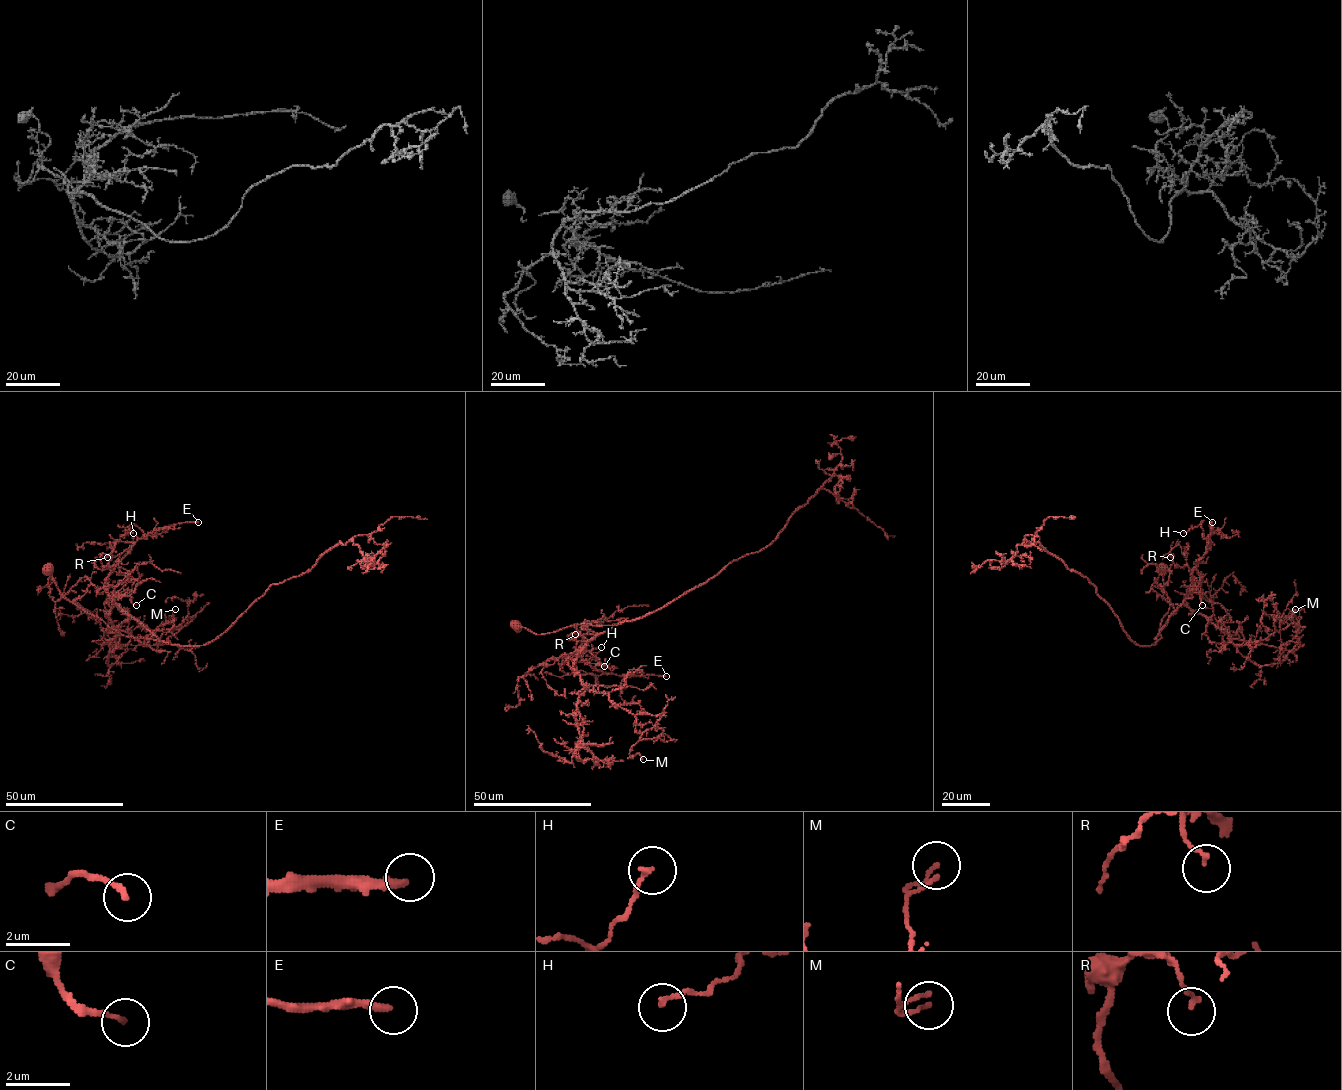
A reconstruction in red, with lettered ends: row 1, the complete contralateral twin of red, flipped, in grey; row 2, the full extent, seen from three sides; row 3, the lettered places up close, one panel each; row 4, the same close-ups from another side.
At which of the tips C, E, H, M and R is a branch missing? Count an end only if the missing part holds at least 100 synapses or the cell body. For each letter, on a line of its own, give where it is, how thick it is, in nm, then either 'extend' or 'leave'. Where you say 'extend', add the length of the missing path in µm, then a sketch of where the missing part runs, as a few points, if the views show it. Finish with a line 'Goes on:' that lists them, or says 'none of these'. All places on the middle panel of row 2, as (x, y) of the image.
C: at (604, 666); 160 nm thick; leave
E: at (666, 676); 260 nm thick; extend; about 60 µm are missing; missing branch runs (666, 676), (739, 673), (766, 678), (800, 677)
H: at (601, 647); 150 nm thick; leave
M: at (643, 759); 110 nm thick; leave
R: at (575, 634); 130 nm thick; leave
Goes on: E

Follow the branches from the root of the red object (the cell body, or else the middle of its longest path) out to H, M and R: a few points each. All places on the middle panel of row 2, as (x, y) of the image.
H: (516, 625), (543, 634), (575, 624), (625, 620), (573, 654), (611, 674), (613, 667), (596, 659), (601, 647)
M: (516, 625), (543, 634), (625, 620), (589, 641), (574, 670), (634, 715), (641, 736), (630, 755), (643, 759)
R: (516, 625), (543, 634), (575, 624), (625, 620), (596, 634), (577, 655), (576, 641), (568, 637), (575, 634)

